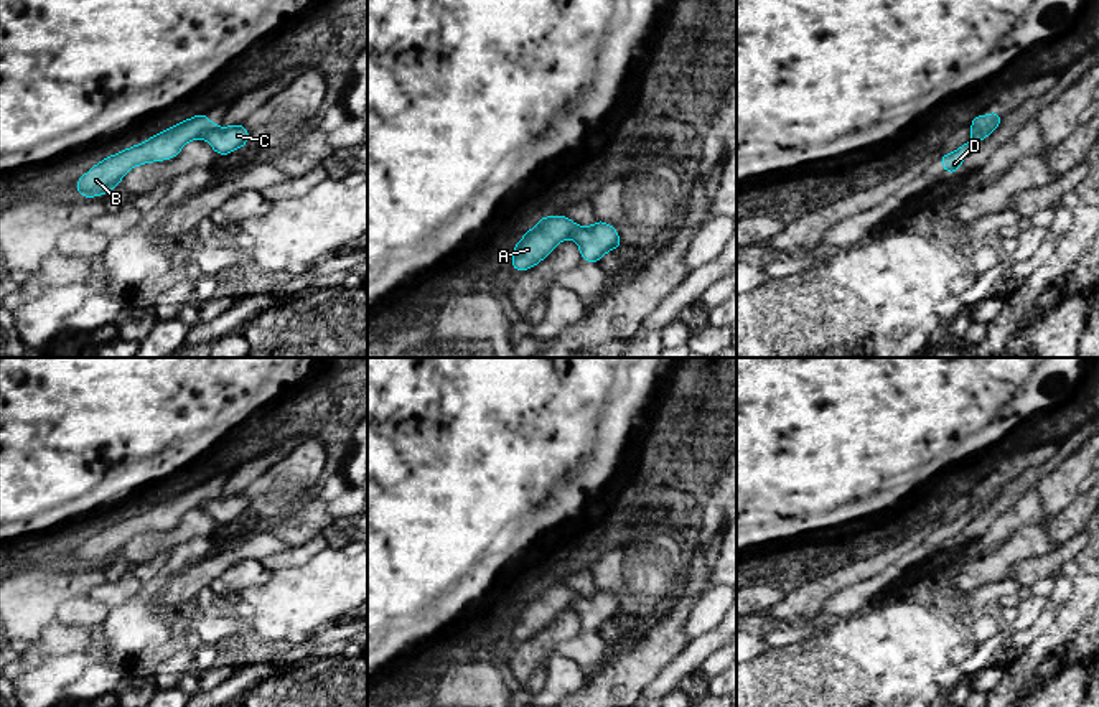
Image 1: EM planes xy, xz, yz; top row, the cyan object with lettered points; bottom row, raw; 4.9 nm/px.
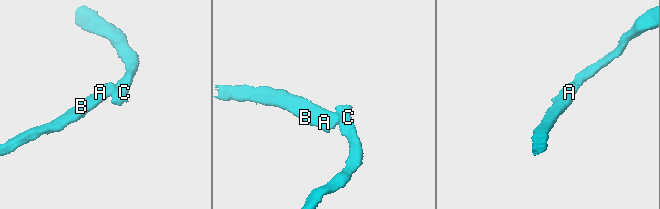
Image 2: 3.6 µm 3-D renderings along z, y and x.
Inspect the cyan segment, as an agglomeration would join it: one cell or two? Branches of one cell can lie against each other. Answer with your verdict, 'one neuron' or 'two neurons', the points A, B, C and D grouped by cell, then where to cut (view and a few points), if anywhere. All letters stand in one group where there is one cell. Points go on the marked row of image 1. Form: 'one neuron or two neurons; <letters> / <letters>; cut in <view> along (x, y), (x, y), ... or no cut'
two neurons; A B / C D; cut in yz along (1000, 117), (972, 137)

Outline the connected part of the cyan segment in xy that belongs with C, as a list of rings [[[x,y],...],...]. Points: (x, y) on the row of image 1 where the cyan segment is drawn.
[[[234,124],[229,127],[216,127],[204,135],[204,140],[219,155],[229,155],[241,147],[247,147],[249,130],[244,124]]]

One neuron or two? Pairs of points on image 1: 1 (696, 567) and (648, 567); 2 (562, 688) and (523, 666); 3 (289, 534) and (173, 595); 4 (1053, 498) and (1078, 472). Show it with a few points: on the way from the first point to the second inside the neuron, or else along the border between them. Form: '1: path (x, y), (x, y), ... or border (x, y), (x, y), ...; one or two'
1: border (691, 556), (687, 580), (671, 602); two
2: border (557, 651), (544, 668); two
3: border (269, 531), (287, 546); two
4: path (1058, 491), (1071, 478); one

